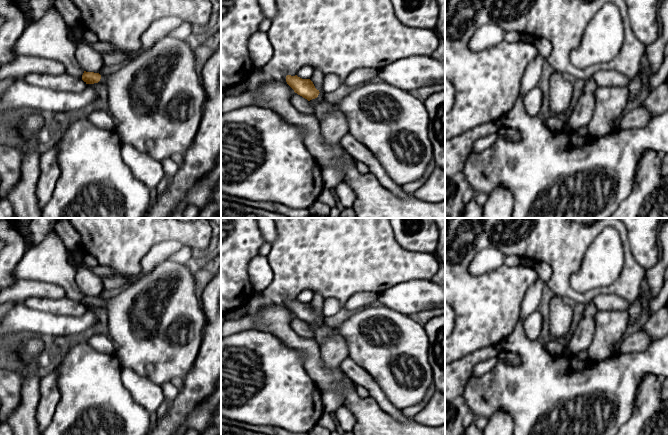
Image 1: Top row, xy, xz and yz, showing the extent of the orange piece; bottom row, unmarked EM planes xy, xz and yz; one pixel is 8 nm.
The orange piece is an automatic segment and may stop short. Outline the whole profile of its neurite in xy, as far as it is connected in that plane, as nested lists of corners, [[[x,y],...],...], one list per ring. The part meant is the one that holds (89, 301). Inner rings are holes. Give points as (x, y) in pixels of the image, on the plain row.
[[[166,259],[150,272],[109,300],[86,296],[82,299],[86,308],[100,306],[108,314],[109,337],[116,344],[116,356],[122,367],[132,369],[139,375],[150,379],[158,386],[171,382],[176,377],[184,378],[192,368],[203,340],[202,330],[206,321],[196,293],[196,277],[186,264]]]

